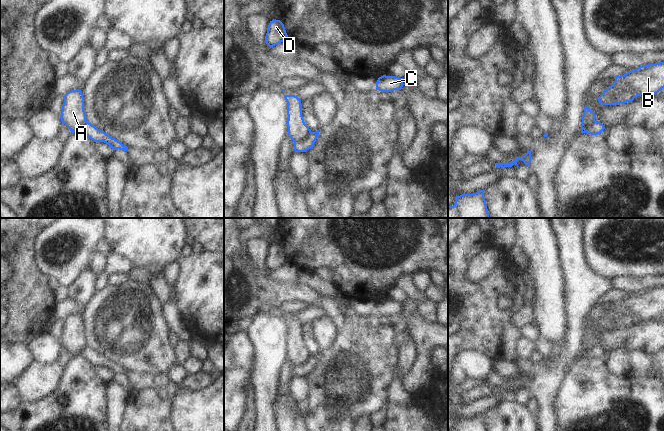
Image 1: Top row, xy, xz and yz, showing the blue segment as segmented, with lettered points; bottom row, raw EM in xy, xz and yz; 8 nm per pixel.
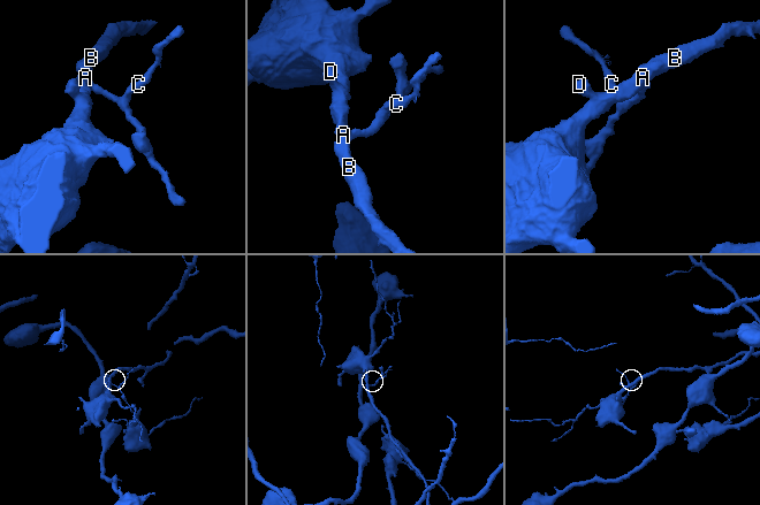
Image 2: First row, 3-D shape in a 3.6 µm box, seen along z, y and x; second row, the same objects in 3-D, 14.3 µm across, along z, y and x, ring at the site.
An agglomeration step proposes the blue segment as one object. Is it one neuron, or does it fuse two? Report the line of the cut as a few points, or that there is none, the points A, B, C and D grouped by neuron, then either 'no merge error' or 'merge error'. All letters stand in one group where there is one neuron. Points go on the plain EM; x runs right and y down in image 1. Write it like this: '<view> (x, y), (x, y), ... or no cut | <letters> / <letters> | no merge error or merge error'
xz (310, 355), (304, 363), (294, 366) | A B D / C | merge error

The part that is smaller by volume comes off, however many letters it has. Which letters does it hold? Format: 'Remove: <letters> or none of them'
Remove: C

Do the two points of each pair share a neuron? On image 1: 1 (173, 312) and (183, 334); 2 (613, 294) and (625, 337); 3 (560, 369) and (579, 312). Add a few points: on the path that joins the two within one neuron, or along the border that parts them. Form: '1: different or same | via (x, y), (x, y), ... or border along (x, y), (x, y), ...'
1: same | via (173, 317), (182, 329)
2: different | border along (613, 300), (608, 302)
3: same | via (565, 355), (572, 345), (575, 326)

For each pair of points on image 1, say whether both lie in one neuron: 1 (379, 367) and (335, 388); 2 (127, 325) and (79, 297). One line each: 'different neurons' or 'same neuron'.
1: same neuron
2: different neurons

